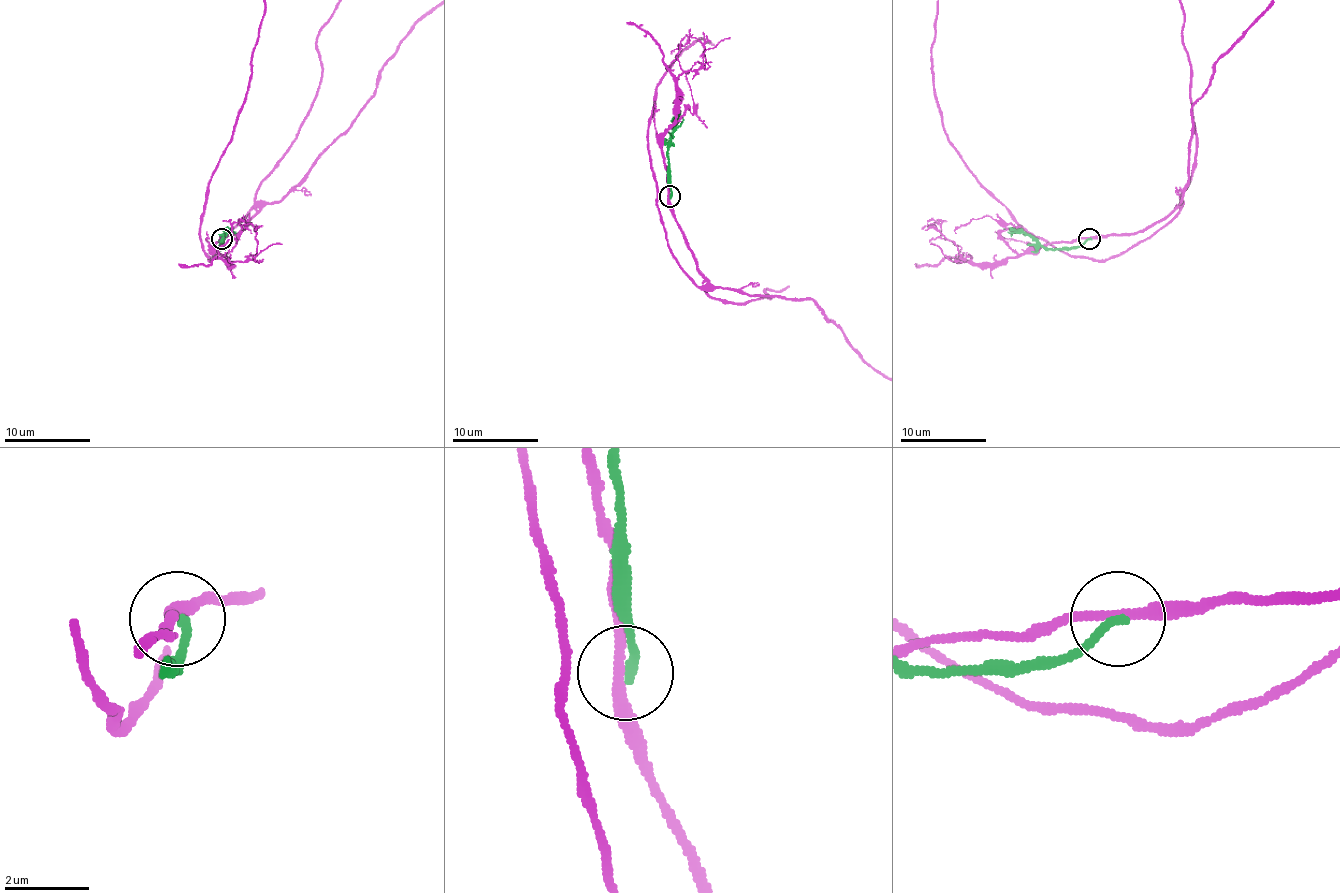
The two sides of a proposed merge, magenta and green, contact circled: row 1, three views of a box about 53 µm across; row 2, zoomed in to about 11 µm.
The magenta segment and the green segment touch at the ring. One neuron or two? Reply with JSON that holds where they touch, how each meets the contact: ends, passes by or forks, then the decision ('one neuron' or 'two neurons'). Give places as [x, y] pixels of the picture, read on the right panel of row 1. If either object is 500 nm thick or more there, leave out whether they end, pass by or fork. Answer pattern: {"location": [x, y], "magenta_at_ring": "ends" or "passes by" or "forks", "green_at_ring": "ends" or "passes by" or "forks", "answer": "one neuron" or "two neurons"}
{"location": [1089, 238], "magenta_at_ring": "passes by", "green_at_ring": "ends", "answer": "two neurons"}

